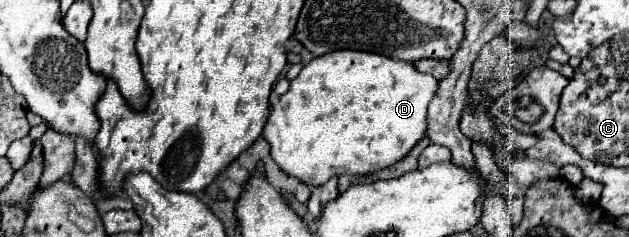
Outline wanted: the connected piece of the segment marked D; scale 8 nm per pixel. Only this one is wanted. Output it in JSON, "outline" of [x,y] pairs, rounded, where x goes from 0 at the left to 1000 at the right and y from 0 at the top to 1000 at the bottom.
{"outline":[[[533,211],[514,245],[498,245],[459,380],[434,447],[418,574],[431,616],[434,684],[475,768],[504,793],[523,751],[542,734],[587,734],[638,684],[653,624],[679,574],[679,447],[695,388],[698,346],[666,312],[653,262],[622,253],[615,236],[564,211]]]}

